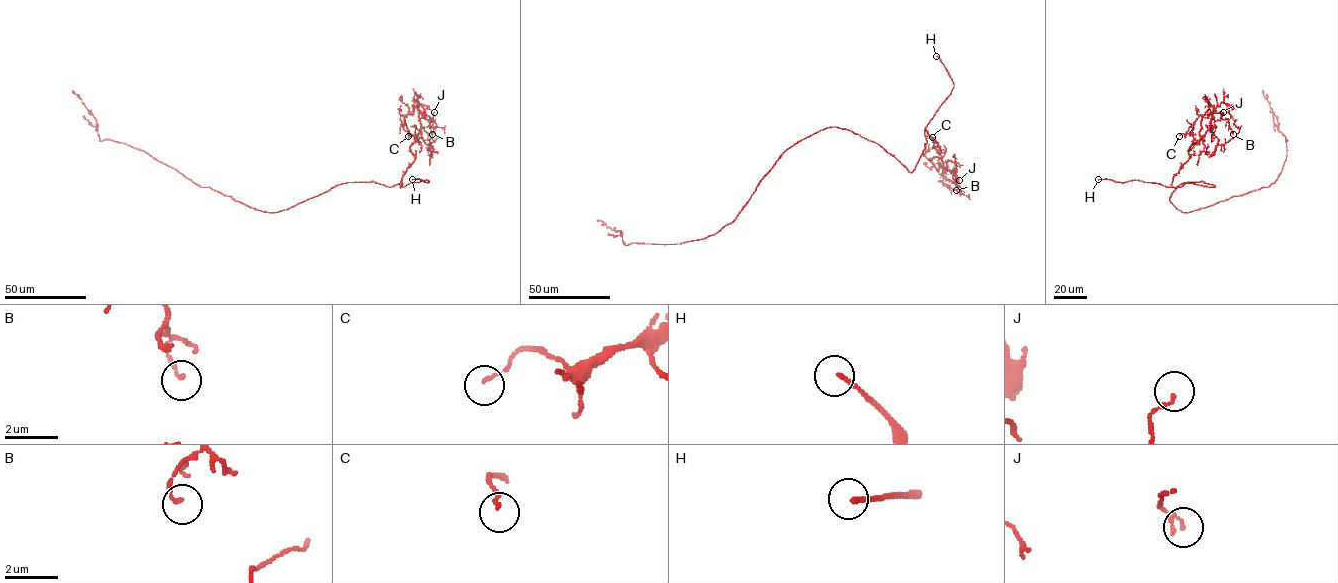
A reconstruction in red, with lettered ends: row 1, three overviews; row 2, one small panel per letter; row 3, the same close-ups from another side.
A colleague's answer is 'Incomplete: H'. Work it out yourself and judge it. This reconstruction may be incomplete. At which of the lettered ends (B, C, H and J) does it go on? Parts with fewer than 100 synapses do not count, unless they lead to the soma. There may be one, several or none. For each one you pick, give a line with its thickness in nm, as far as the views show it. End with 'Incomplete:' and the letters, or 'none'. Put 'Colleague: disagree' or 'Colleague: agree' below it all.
H: Thickness 160 nm
Incomplete: H
Colleague: agree

